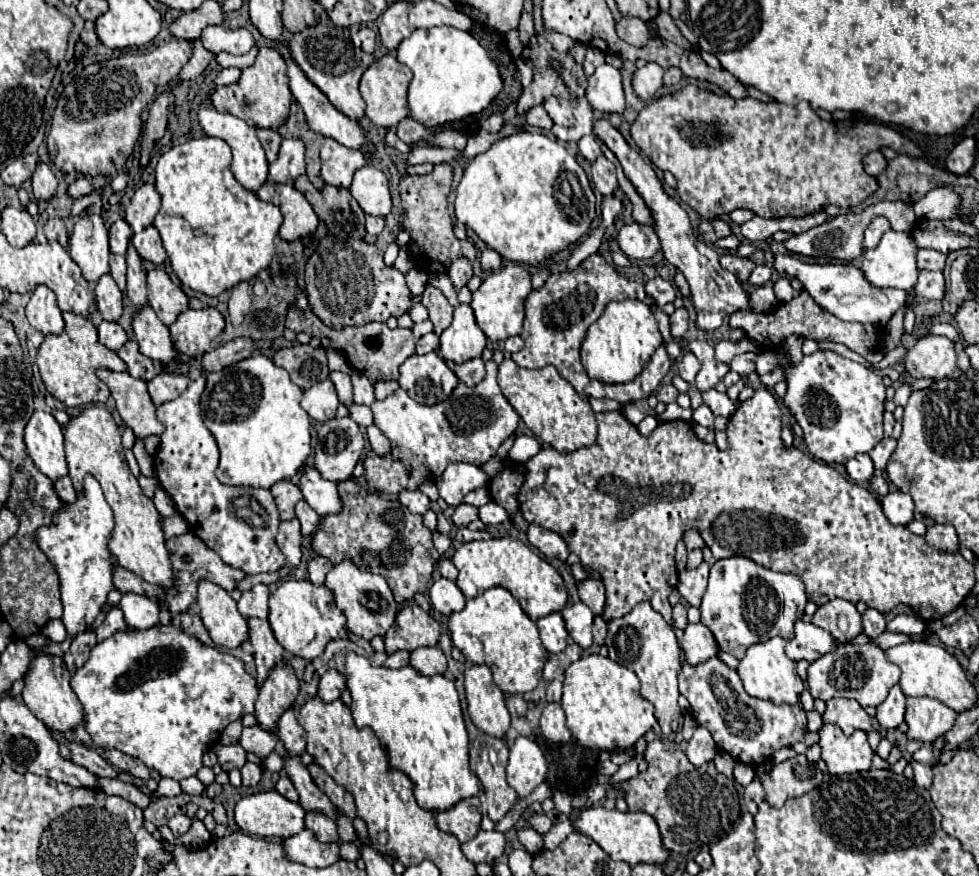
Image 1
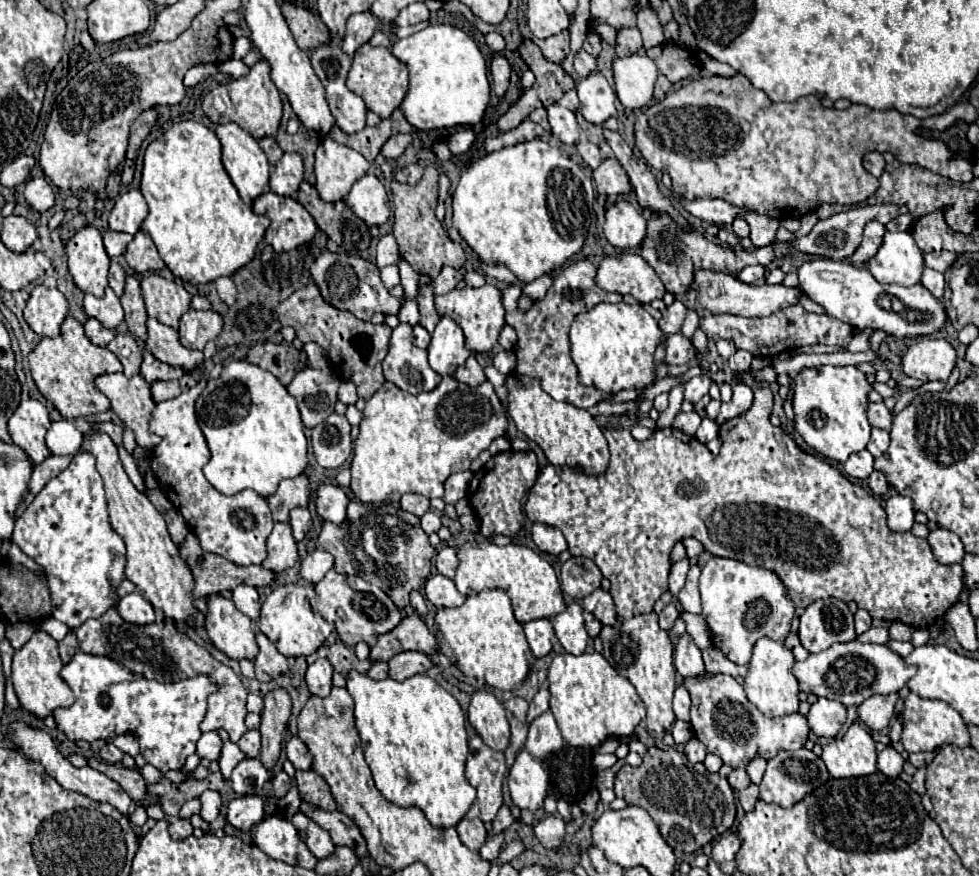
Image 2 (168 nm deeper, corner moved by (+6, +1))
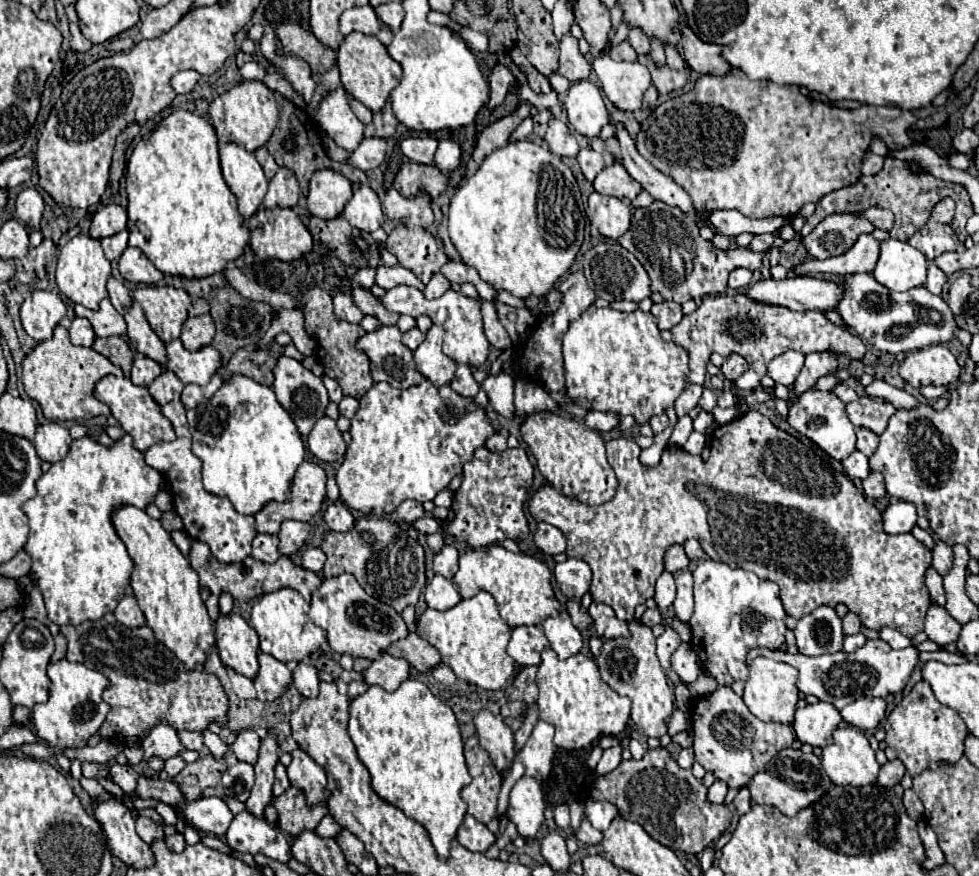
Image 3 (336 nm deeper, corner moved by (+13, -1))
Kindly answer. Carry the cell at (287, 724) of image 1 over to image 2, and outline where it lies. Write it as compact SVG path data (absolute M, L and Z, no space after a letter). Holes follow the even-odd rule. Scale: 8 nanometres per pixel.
M292 737L290 741L286 741L286 755L296 769L300 769L300 771L312 769L312 755L298 737Z

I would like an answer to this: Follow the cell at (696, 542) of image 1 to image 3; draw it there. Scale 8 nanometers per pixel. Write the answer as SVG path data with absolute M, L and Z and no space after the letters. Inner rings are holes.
M691 539L691 541L685 541L685 553L687 553L687 557L689 559L703 559L703 549L701 549L701 545L699 545L699 541L695 541L695 539Z

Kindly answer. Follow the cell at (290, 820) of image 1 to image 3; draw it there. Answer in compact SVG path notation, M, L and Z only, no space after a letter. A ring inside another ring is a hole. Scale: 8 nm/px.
M203 797L197 799L191 805L185 805L181 809L183 817L193 823L193 827L197 831L203 833L215 833L217 837L225 835L231 821L233 821L233 813L229 811L227 803L221 797Z

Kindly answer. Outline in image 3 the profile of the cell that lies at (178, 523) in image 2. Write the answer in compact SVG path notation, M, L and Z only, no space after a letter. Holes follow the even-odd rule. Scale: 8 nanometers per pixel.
M171 531L171 541L179 547L179 551L183 555L189 553L189 547L191 547L191 537L185 533L185 531Z

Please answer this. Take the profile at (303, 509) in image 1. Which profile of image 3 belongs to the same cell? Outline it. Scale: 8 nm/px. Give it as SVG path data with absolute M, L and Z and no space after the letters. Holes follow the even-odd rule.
M283 521L279 531L279 553L293 555L309 535L309 525L303 521Z

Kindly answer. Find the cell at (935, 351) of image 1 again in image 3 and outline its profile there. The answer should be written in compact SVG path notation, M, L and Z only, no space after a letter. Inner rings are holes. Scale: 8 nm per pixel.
M929 345L907 353L899 375L919 389L921 385L949 385L959 377L959 363L945 345Z

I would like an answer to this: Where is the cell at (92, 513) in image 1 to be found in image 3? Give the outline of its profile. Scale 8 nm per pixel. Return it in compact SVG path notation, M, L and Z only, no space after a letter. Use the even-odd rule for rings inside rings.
M129 435L115 441L113 447L103 447L101 443L85 437L73 441L69 455L53 463L35 487L37 495L23 505L23 513L29 517L31 527L23 551L27 551L33 561L31 571L37 575L47 617L57 625L81 625L83 621L95 621L105 613L111 613L121 601L123 589L129 585L133 571L133 561L113 529L111 509L119 505L145 509L161 487L161 475L145 463L143 453L133 447Z

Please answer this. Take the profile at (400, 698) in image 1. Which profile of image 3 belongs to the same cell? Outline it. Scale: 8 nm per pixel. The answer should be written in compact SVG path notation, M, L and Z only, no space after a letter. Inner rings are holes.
M417 679L403 681L395 693L373 685L349 705L349 735L361 763L371 773L375 793L419 821L429 831L439 857L449 857L449 843L467 811L461 789L471 783L451 707Z

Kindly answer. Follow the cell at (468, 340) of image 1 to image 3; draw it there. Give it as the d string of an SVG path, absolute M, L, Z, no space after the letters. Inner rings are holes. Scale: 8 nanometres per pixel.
M433 325L427 331L425 341L415 349L417 369L433 385L447 385L447 383L451 383L451 377L455 375L455 369L457 369L457 363L451 357L447 357L443 353L443 349L441 349L443 335L445 335L443 327Z

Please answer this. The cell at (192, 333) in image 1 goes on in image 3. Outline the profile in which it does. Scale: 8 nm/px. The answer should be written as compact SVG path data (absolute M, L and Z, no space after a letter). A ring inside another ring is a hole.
M197 315L197 317L189 317L185 323L183 323L183 331L181 331L181 341L183 341L183 347L189 349L189 351L197 351L205 345L211 343L215 335L215 323L211 319L211 315Z

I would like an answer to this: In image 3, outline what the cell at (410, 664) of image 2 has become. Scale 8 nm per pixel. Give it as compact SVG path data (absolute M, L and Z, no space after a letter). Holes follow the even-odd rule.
M383 655L371 663L371 667L363 673L363 679L369 685L381 685L387 691L395 691L409 677L409 663L401 657Z

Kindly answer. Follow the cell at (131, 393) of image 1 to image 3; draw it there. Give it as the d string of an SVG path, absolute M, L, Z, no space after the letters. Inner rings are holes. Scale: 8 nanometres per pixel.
M107 375L103 377L97 385L93 395L103 401L105 405L109 405L111 415L119 421L119 425L125 429L127 435L133 437L133 445L139 451L147 451L151 445L159 443L159 441L173 441L175 433L171 423L161 415L161 407L153 401L153 397L149 395L147 387L139 387L135 385L131 379L127 377L115 377L115 375Z

